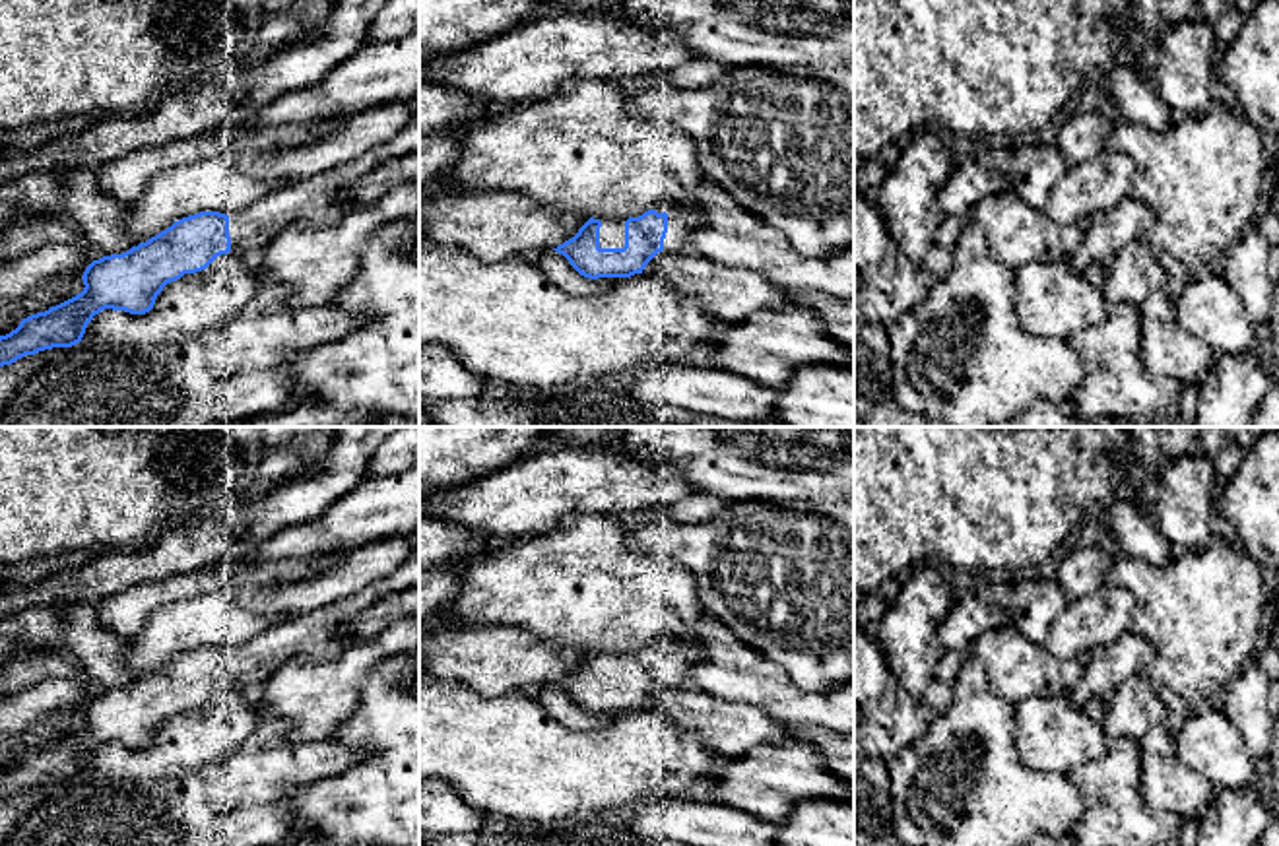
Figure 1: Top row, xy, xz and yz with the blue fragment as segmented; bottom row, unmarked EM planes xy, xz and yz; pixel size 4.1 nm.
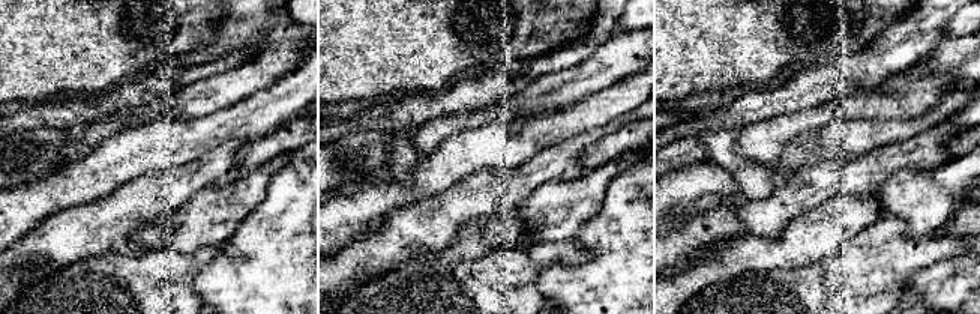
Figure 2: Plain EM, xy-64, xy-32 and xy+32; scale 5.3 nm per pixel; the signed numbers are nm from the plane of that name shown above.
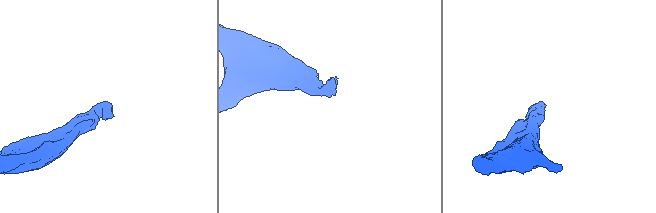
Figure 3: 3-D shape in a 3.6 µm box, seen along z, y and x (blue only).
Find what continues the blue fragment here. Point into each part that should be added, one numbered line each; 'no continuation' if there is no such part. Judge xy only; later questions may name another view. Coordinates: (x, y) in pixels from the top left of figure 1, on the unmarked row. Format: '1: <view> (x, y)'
1: xy (317, 635)

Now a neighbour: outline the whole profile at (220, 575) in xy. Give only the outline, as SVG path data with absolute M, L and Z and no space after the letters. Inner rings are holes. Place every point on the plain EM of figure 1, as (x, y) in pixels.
M245 553L231 563L122 588L97 603L97 617L111 634L126 642L140 634L148 617L159 607L215 592L227 584L256 586L307 580L336 565L342 555L318 557L309 563L254 563Z

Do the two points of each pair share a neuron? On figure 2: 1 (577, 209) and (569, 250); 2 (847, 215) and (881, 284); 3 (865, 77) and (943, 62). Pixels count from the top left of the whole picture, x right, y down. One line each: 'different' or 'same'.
1: different
2: different
3: different

